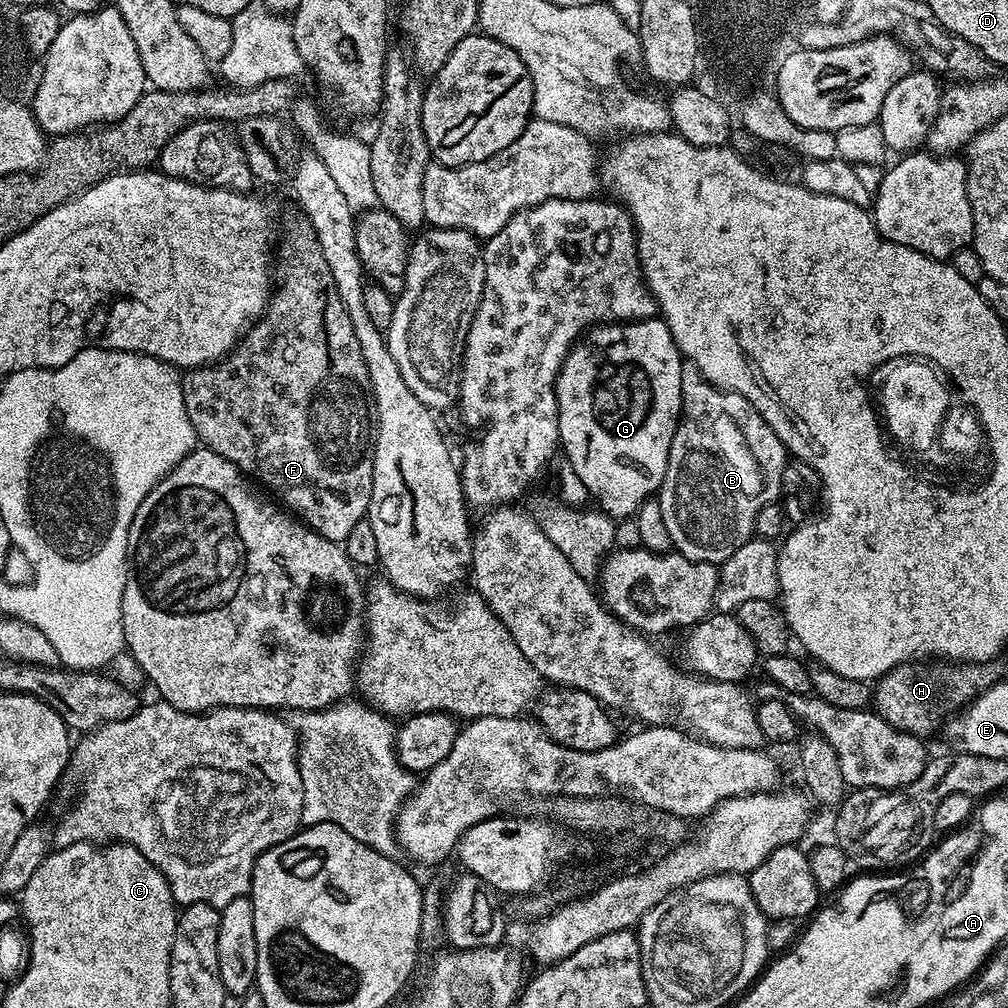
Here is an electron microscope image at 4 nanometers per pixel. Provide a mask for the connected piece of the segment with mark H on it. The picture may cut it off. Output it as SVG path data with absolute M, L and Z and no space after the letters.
M909 662L899 664L881 676L874 684L874 711L890 726L914 736L928 738L931 732L938 733L949 718L955 716L962 708L972 703L980 693L991 687L998 680L995 663L966 664L963 662Z

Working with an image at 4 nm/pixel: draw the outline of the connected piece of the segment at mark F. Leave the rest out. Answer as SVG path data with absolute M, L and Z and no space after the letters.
M303 218L292 220L288 224L288 233L284 241L278 244L278 287L271 293L268 307L259 320L240 337L236 347L228 355L223 356L215 364L206 364L203 368L190 368L183 373L180 385L182 398L186 406L186 418L190 418L190 426L194 426L197 441L214 454L222 454L235 468L239 468L245 477L253 481L261 480L274 495L275 499L291 515L299 518L307 527L312 528L322 538L342 542L354 526L368 515L370 498L372 497L372 450L374 447L374 405L370 374L366 370L366 362L362 358L362 350L358 338L354 336L354 326L346 312L346 306L335 289L333 275L326 266L322 250L318 246L318 238L314 234L314 226Z

